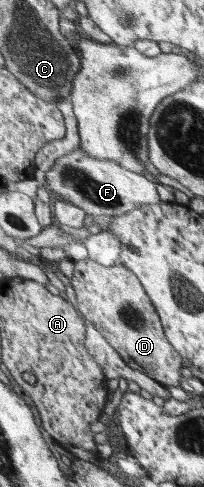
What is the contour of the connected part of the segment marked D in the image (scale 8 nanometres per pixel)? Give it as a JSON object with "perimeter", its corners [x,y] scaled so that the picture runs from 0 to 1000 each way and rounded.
{"perimeter":[[[446,530],[368,538],[353,589],[373,604],[373,622],[387,641],[417,653],[446,674],[495,682],[515,696],[574,723],[583,731],[642,754],[691,766],[721,768],[730,776],[770,780],[809,795],[877,795],[877,786],[902,780],[887,772],[897,756],[897,733],[838,708],[819,696],[814,680],[794,669],[784,647],[760,634],[716,591],[686,571],[613,542],[525,546]]]}

